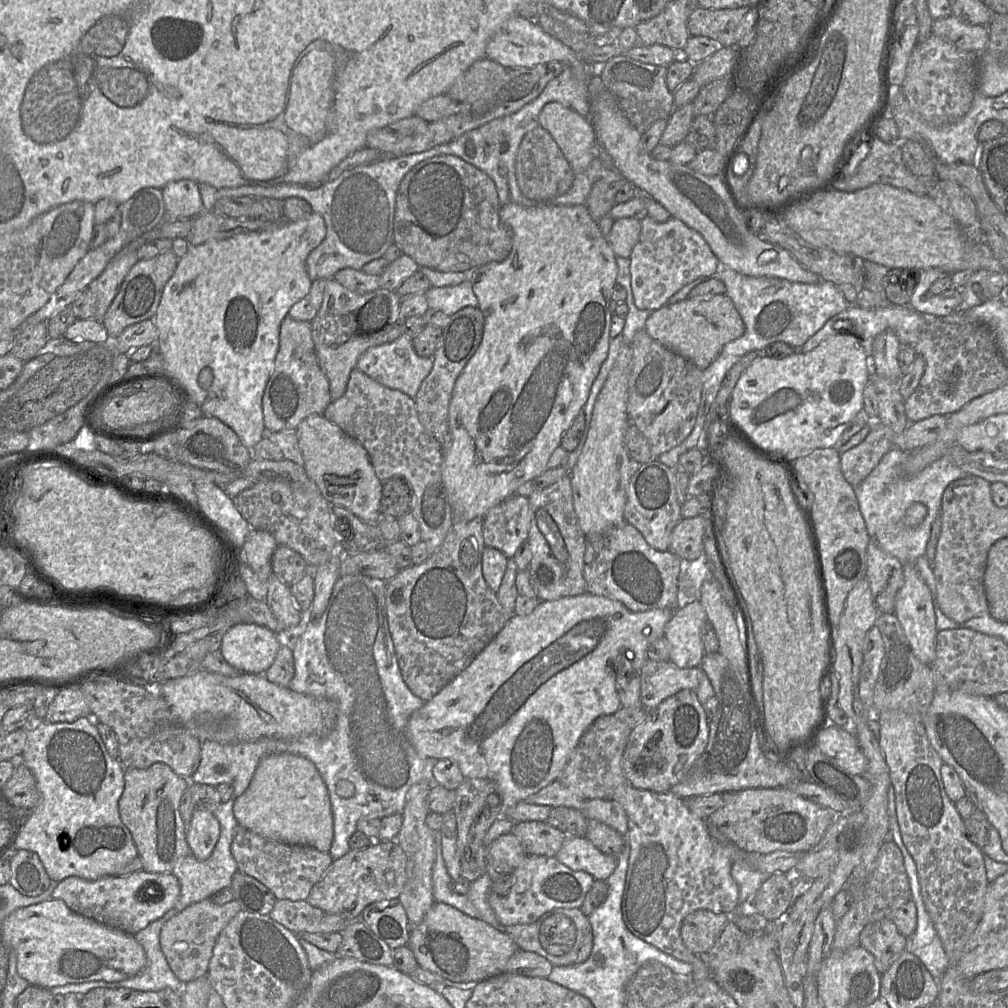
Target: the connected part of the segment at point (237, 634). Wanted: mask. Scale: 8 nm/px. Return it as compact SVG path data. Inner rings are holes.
M237 624L223 636L220 652L241 673L264 675L281 647L278 635L257 624Z

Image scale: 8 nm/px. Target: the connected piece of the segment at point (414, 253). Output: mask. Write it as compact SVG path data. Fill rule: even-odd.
M454 155L428 158L414 166L399 185L393 224L394 244L419 266L440 272L467 272L492 261L500 262L512 248L512 234L500 220L500 207L494 181L483 171Z

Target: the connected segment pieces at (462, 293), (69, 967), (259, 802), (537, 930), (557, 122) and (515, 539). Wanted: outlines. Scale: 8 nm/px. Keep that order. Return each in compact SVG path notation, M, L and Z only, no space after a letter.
M469 280L463 281L456 286L431 286L424 294L429 308L440 310L447 316L467 306L478 307L478 299Z
M60 899L14 910L2 922L1 941L15 950L18 974L30 984L47 989L90 981L122 981L146 965L145 950L134 935L79 915Z
M280 753L261 759L250 785L236 799L233 812L240 827L269 840L289 845L309 846L328 853L331 848L333 815L328 790L315 765L300 755Z
M555 908L527 924L503 926L519 950L535 952L545 957L553 966L577 965L586 961L592 951L593 928L580 908Z
M549 102L541 109L538 122L553 137L574 173L584 171L597 156L590 118L558 102Z
M515 494L492 507L484 516L485 546L500 550L508 559L513 558L528 538L530 527L529 500Z

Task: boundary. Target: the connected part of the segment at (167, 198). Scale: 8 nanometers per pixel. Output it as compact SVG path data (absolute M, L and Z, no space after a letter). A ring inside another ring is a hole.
M190 179L172 181L162 189L165 217L169 220L189 219L203 211L203 203L197 182Z

